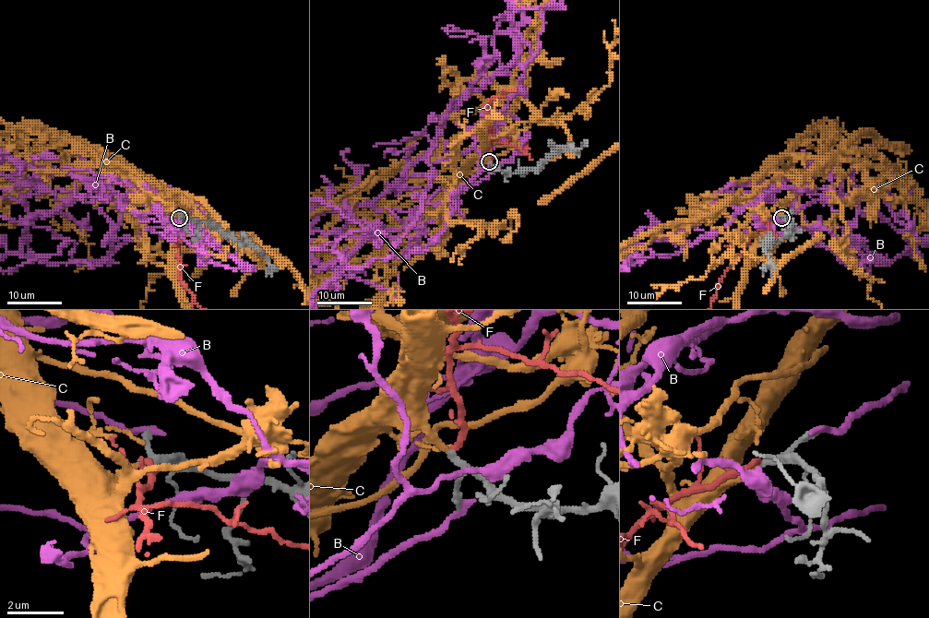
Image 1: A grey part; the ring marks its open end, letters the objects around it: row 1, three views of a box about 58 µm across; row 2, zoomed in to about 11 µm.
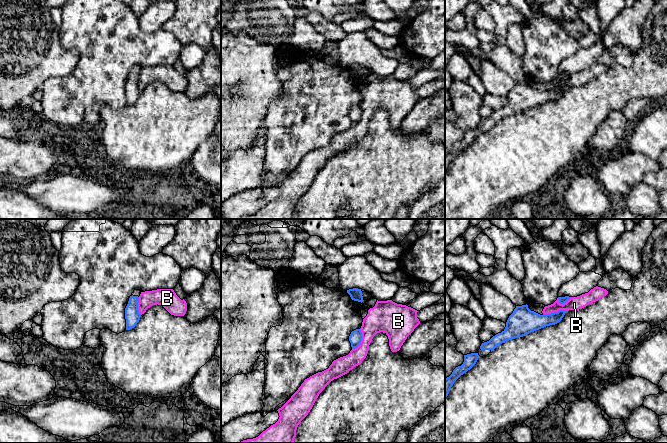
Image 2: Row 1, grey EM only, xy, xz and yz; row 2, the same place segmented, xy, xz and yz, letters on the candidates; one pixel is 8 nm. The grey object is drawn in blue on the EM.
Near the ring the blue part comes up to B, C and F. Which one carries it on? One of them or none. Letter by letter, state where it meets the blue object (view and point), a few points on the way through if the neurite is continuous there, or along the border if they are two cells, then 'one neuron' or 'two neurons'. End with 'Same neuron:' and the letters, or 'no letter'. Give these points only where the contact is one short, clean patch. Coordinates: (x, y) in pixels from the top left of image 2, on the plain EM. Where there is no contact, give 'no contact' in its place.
B: yz (555, 88) | along yz (567, 86), (543, 90) | two neurons
C: no contact | one neuron
F: no contact | two neurons
Same neuron: C

